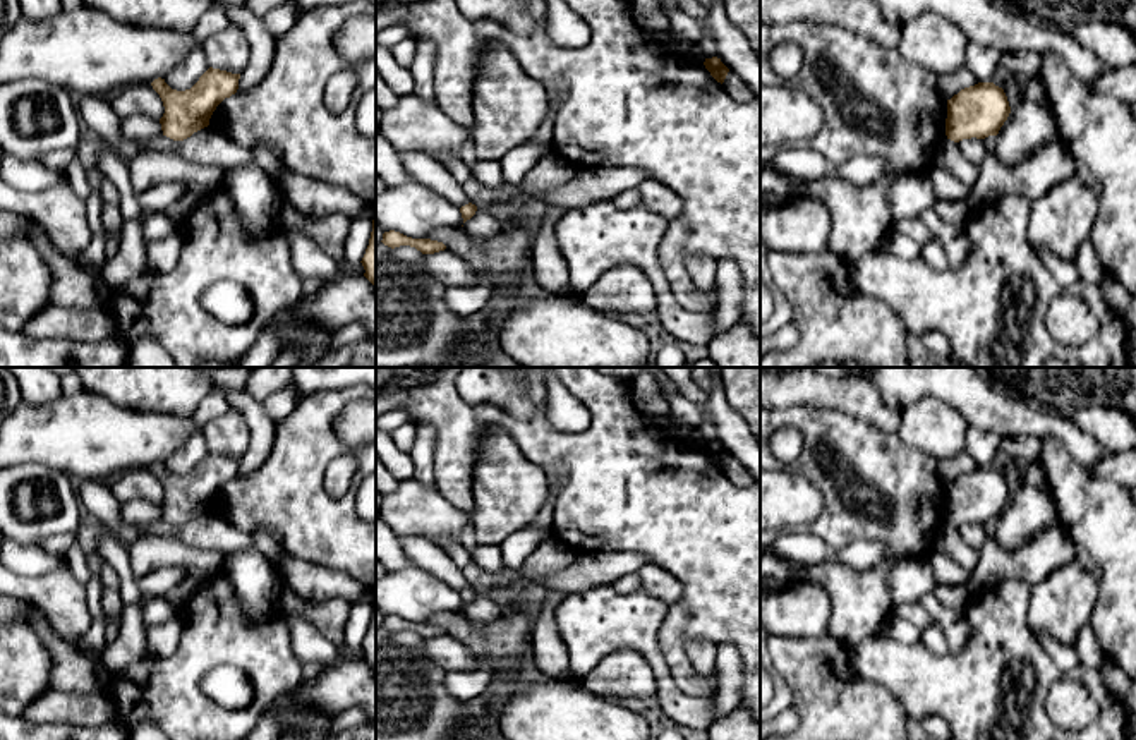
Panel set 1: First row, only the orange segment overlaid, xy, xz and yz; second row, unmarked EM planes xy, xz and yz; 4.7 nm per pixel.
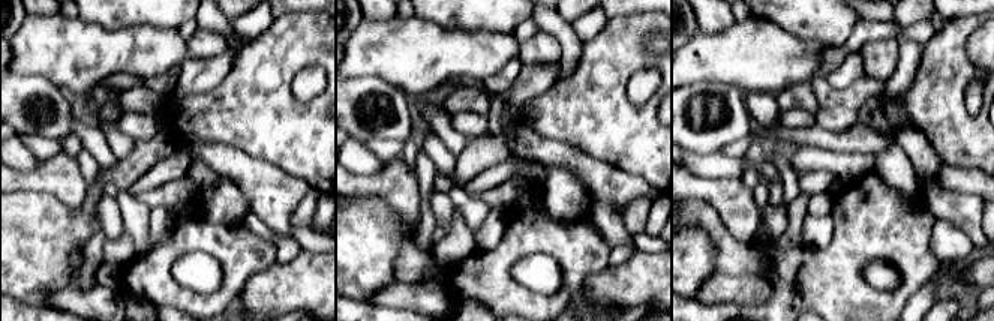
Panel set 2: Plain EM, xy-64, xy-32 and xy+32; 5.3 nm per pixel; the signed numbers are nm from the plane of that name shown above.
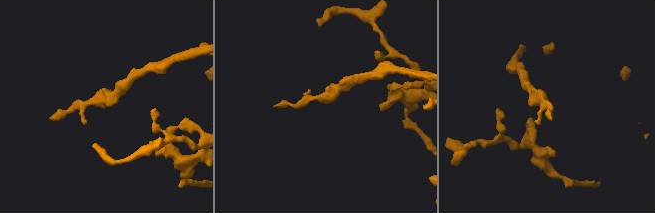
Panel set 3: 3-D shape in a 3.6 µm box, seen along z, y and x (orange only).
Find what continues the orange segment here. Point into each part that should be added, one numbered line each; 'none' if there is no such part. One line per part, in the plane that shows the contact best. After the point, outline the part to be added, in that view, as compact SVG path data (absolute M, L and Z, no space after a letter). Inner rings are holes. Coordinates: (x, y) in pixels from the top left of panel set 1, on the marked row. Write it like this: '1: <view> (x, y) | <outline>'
none

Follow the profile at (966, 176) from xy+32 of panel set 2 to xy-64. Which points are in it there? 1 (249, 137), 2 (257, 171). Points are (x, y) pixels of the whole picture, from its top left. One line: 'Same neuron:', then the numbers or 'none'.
Same neuron: 2

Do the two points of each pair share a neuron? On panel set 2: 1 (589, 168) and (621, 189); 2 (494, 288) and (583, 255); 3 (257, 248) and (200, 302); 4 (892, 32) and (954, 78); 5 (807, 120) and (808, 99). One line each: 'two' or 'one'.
1: one
2: one
3: one
4: two
5: two

